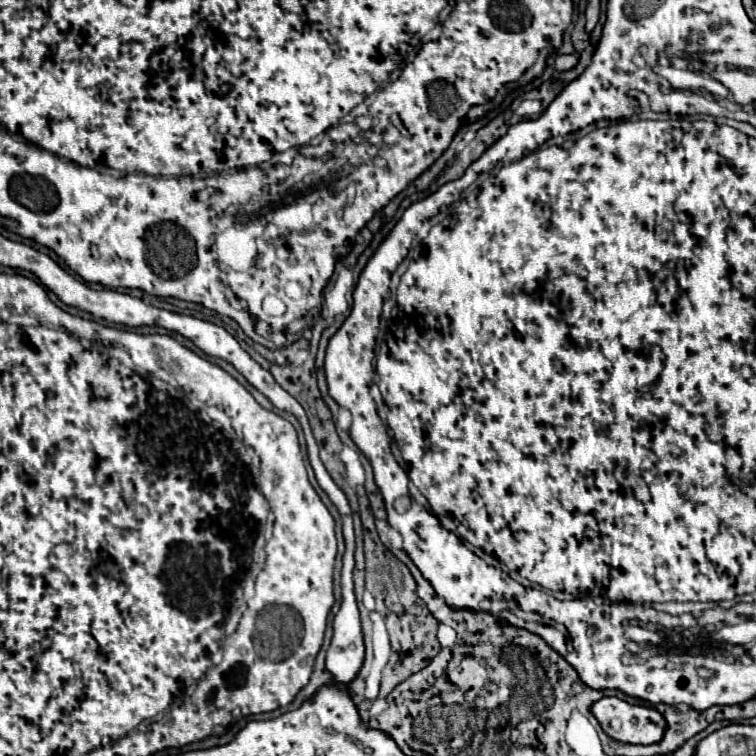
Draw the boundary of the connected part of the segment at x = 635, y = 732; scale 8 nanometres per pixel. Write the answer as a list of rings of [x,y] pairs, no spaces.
[[[601,698],[591,710],[605,734],[619,742],[655,744],[663,738],[663,730],[667,730],[667,722],[659,710],[629,704],[621,698]]]

